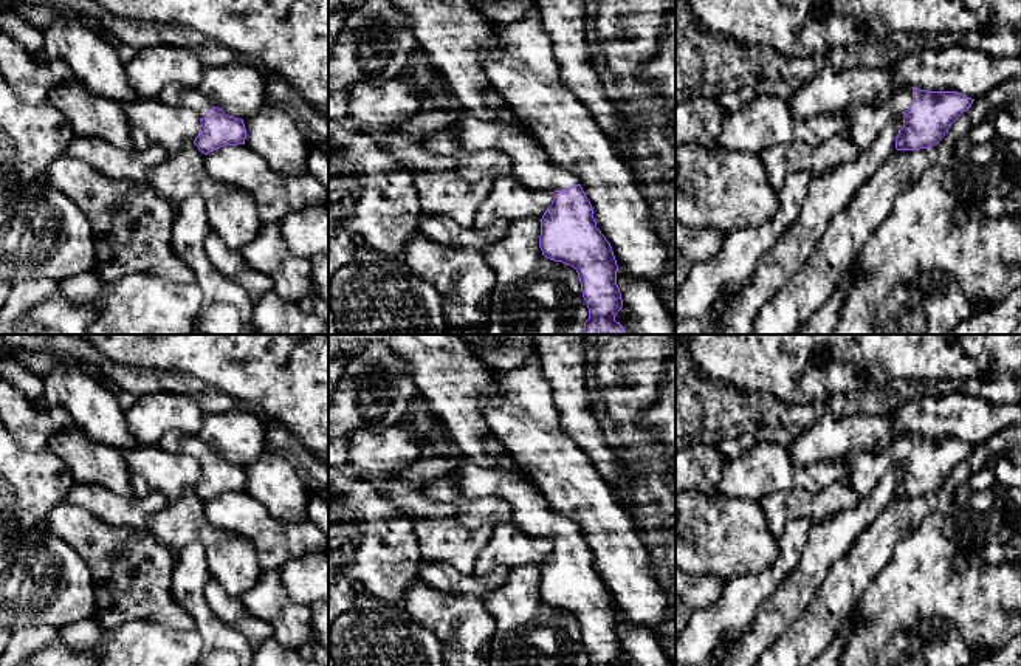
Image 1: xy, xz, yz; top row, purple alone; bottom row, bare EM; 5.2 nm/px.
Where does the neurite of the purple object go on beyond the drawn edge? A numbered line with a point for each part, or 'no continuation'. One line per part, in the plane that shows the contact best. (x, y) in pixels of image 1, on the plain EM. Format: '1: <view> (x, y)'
1: yz (866, 470)

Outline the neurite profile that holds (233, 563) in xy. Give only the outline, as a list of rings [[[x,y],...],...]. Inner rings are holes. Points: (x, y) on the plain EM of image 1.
[[[186,489],[150,517],[150,531],[172,554],[178,554],[189,542],[200,542],[211,578],[228,595],[242,596],[262,573],[254,545],[209,524],[205,506],[206,502],[194,489]]]

